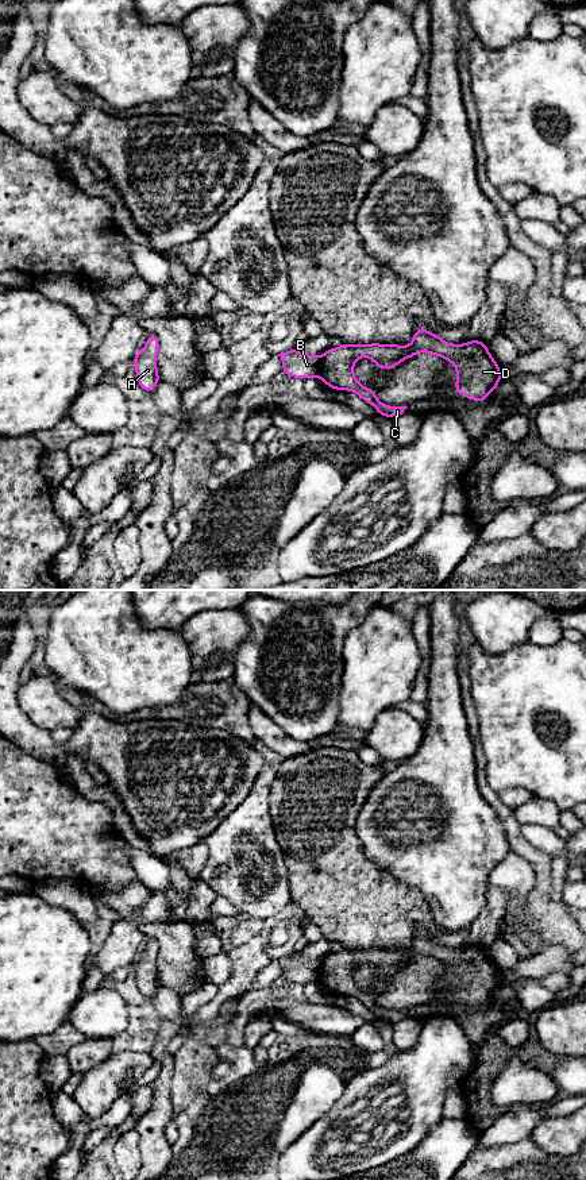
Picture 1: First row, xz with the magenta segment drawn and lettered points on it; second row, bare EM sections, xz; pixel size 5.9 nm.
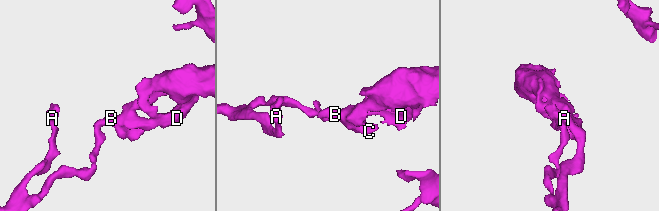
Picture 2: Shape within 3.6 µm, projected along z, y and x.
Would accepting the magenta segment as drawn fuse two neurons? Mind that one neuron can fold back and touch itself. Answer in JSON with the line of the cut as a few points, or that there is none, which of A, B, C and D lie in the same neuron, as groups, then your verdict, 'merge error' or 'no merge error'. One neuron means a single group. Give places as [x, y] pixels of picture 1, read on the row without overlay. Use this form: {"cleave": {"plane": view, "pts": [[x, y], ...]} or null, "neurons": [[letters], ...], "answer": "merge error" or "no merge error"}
{"cleave": {"plane": "xz", "pts": [[320, 961], [317, 980]]}, "neurons": [["A", "B"], ["C", "D"]], "answer": "merge error"}

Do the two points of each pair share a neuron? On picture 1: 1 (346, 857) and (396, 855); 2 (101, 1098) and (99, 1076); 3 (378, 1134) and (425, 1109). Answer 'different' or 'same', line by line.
1: different
2: same
3: same

